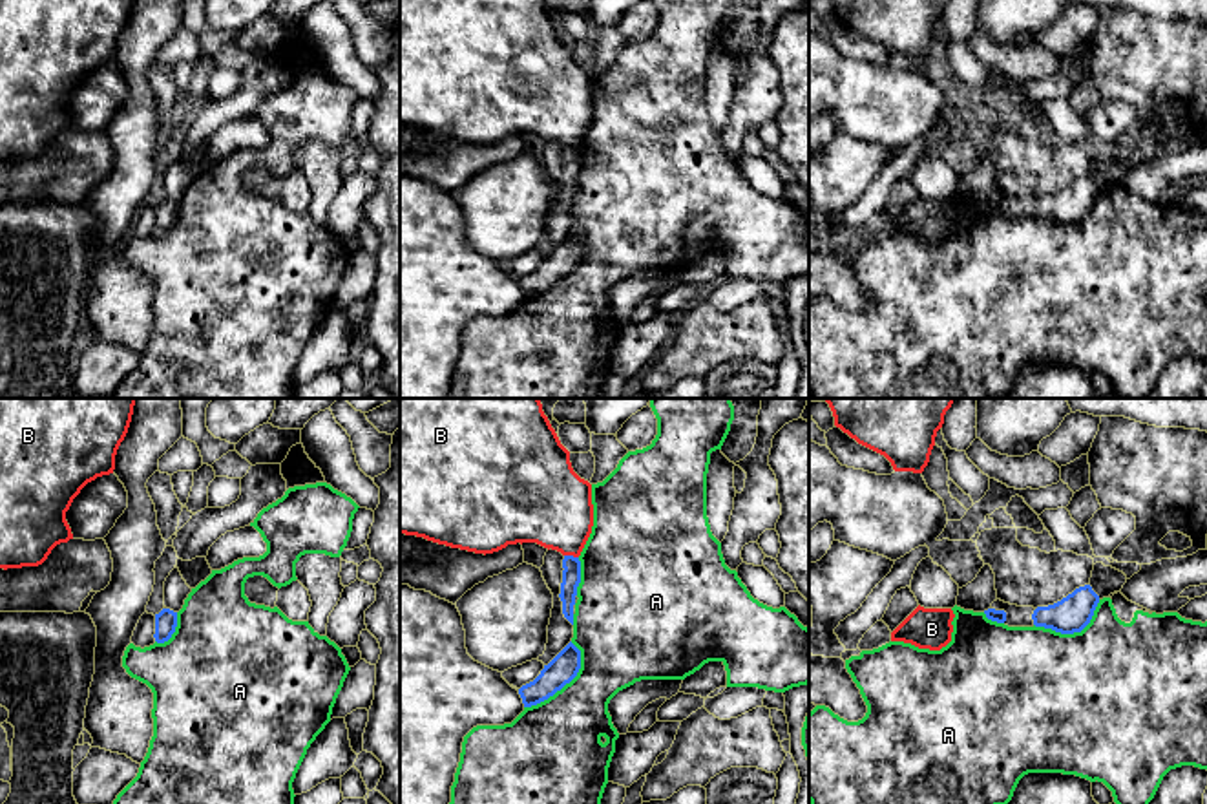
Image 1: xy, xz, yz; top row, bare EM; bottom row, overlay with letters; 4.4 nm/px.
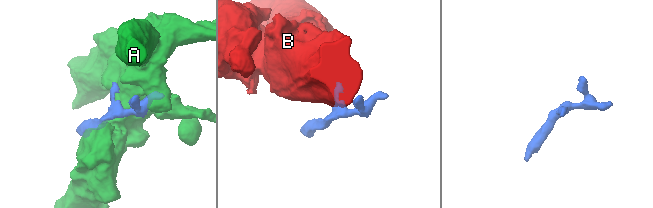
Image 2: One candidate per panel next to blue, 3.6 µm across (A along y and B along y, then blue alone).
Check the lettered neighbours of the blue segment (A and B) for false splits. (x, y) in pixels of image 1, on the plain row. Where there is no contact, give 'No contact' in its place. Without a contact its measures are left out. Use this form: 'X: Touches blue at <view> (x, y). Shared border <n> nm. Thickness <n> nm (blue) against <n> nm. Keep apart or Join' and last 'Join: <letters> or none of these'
A: Touches blue at xz (566, 273). Shared border 360 nm. Thickness 120 nm (blue) against 360 nm. Keep apart
B: Touches blue at xz (572, 147). Shared border 70 nm. Thickness 80 nm (blue) against 360 nm. Keep apart
Join: none of these

